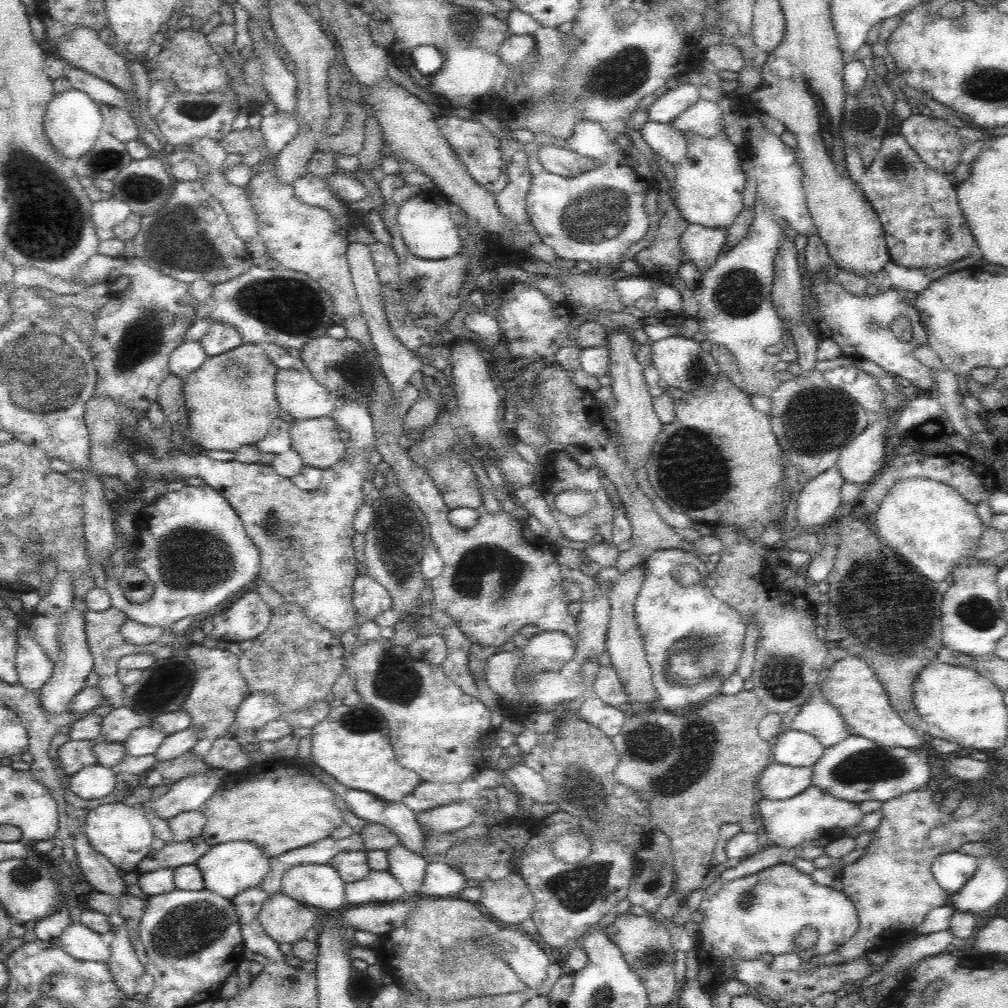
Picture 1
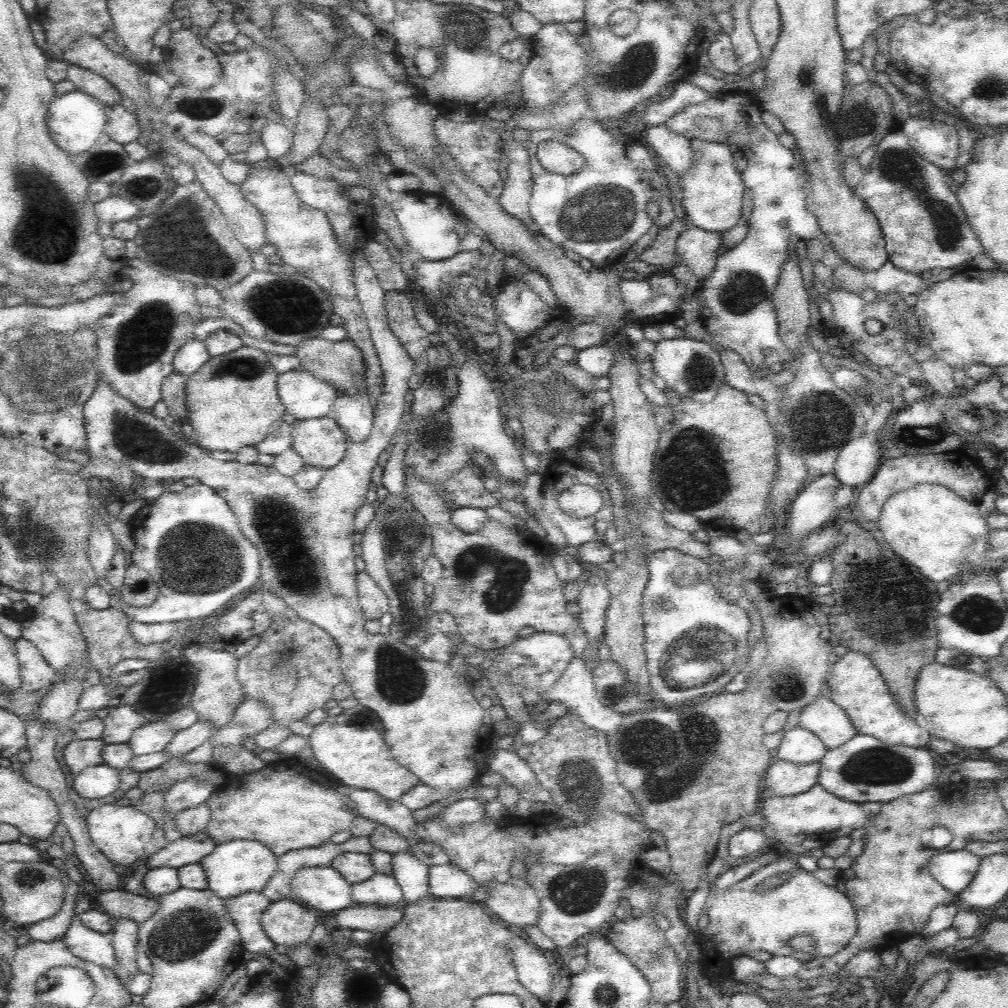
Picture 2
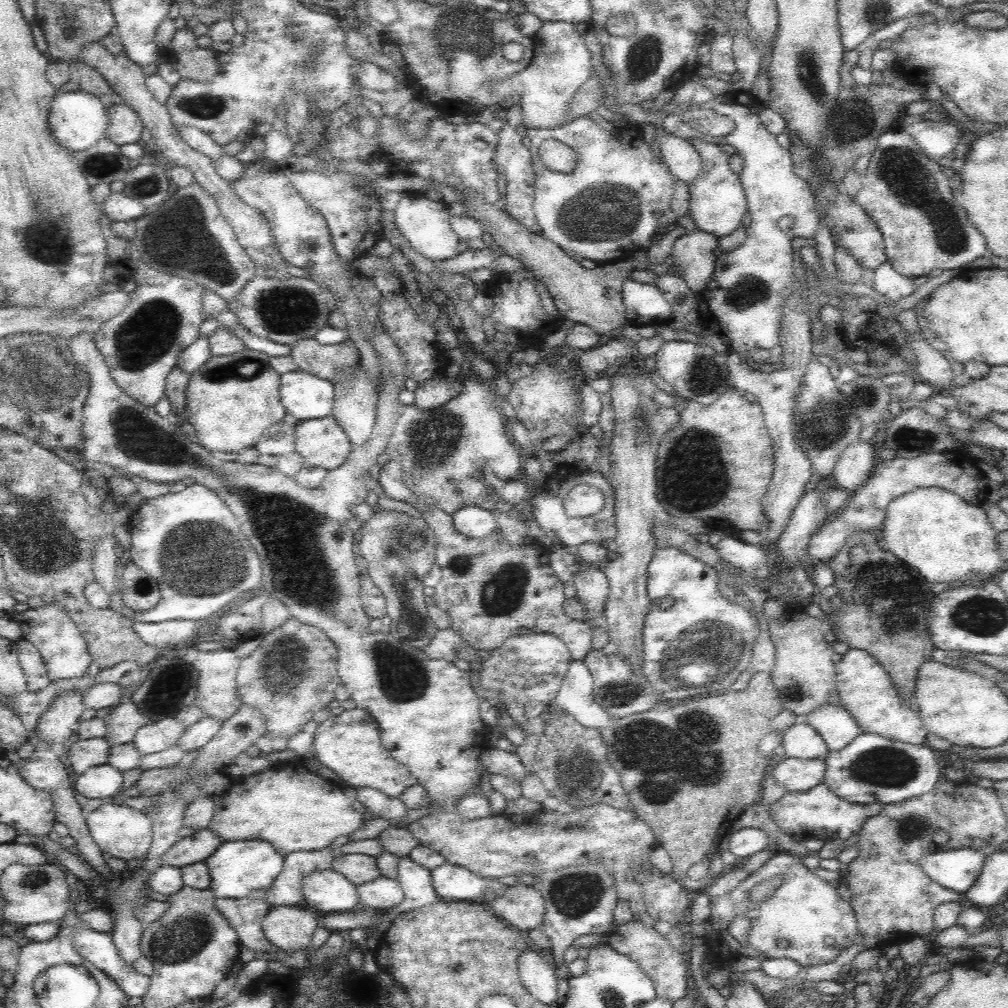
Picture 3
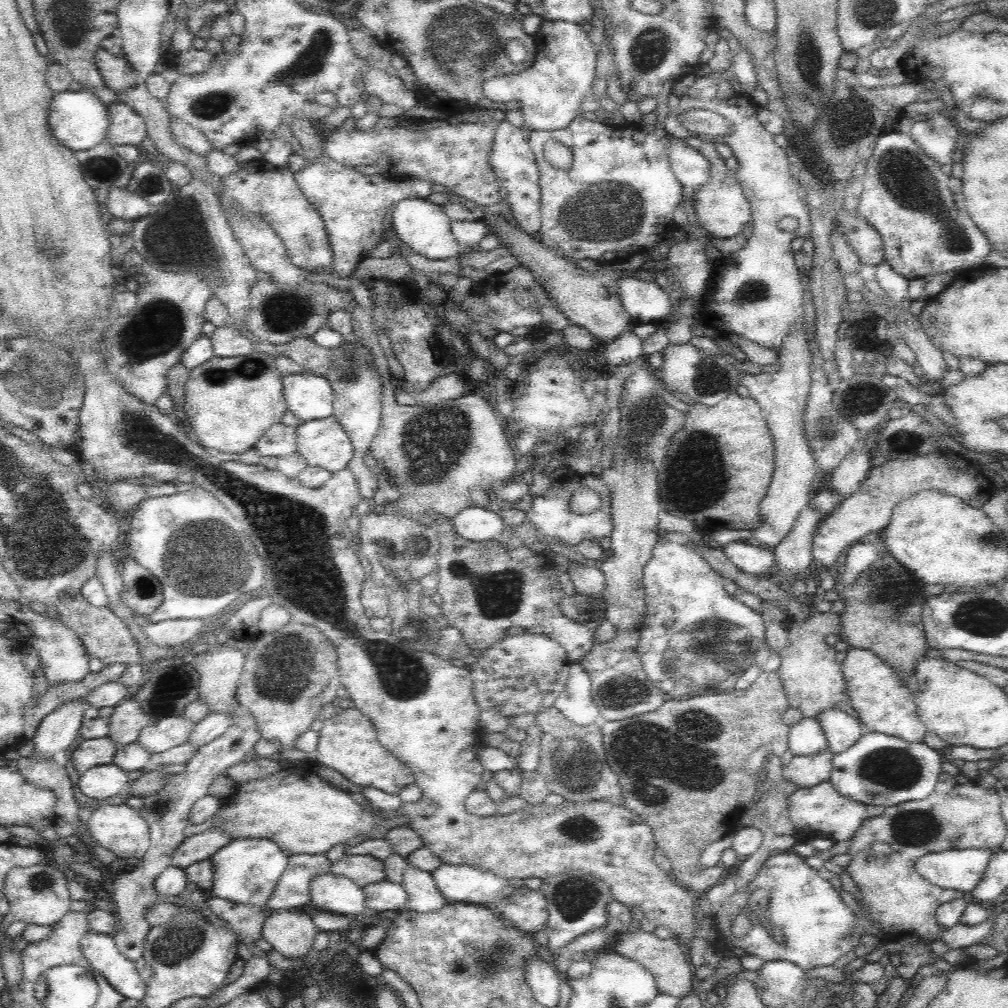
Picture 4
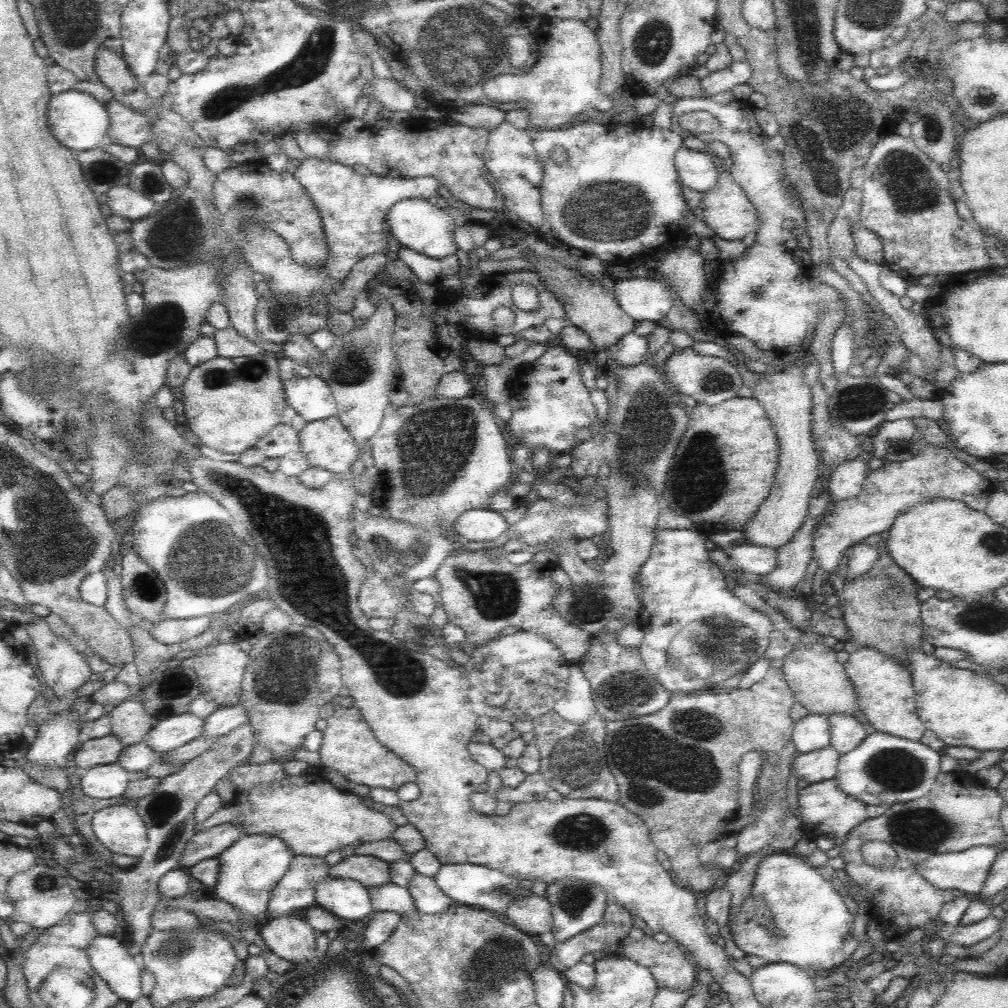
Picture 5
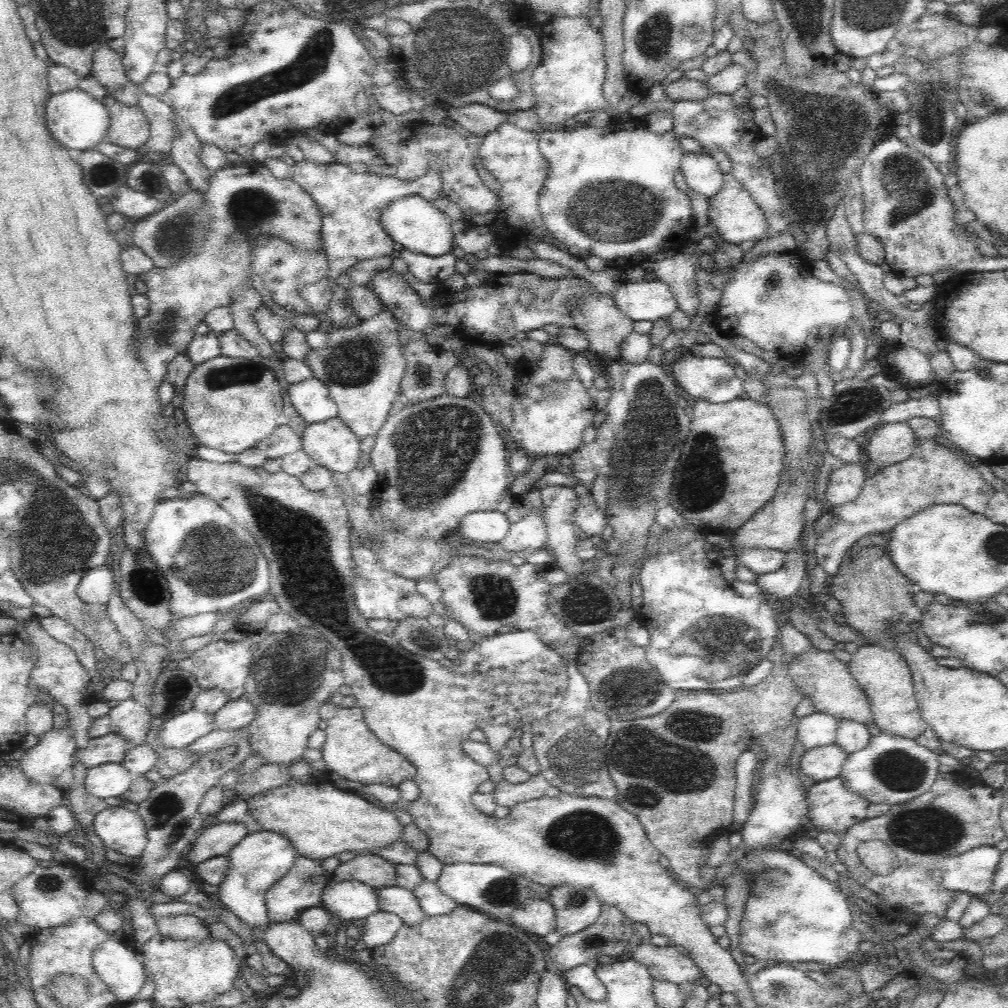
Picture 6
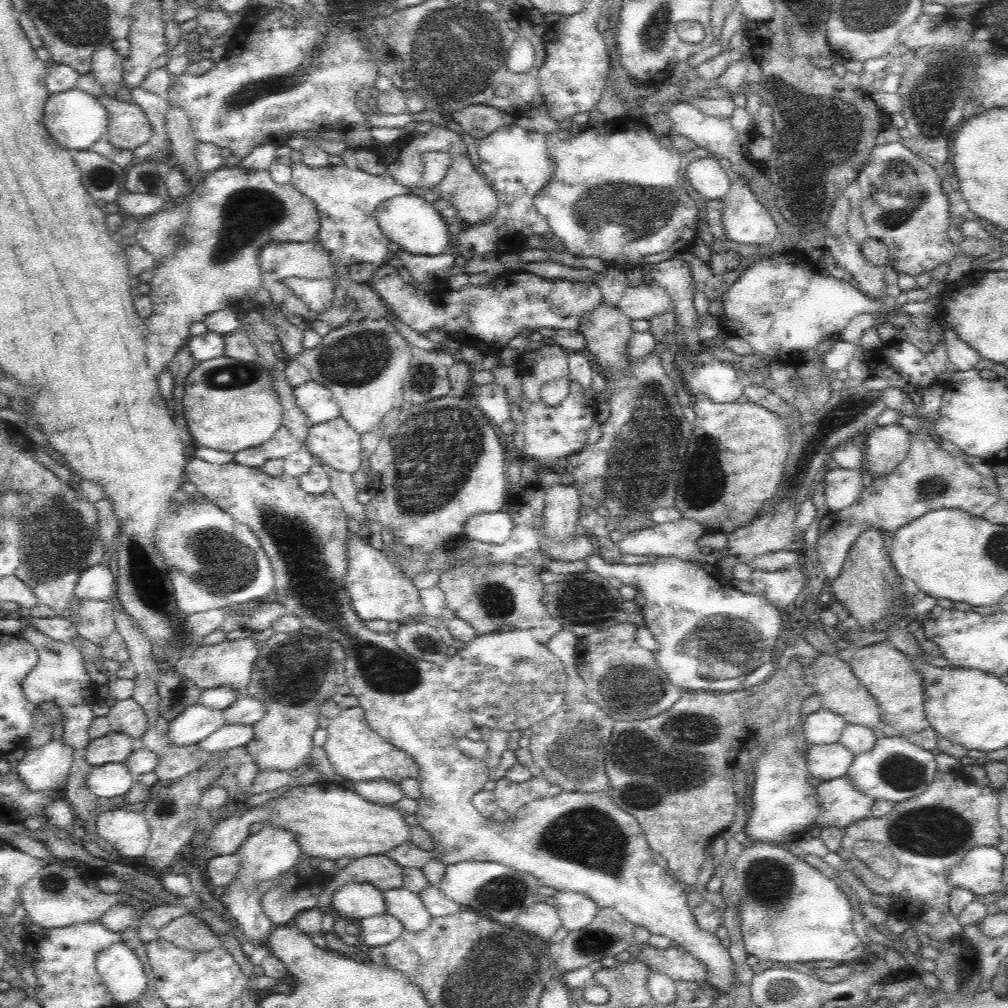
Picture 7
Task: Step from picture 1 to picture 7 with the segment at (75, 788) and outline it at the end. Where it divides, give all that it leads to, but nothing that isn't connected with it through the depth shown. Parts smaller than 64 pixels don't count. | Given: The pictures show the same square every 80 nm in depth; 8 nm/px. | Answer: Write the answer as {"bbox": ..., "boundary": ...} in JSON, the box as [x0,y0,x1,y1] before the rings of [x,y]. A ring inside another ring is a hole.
{"bbox":[86,762,134,800],"boundary":[[[109,762],[92,768],[87,776],[86,784],[97,798],[114,800],[121,799],[123,794],[130,790],[134,781],[126,764]]]}

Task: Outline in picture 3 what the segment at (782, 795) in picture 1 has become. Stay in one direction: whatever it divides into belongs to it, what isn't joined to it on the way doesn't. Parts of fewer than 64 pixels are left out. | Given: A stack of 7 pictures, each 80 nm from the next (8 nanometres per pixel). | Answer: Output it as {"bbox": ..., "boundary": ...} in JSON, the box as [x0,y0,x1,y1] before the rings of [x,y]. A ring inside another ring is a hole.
{"bbox":[771,757,826,792],"boundary":[[[786,757],[777,760],[771,769],[776,783],[788,792],[804,792],[822,782],[826,770],[824,758],[800,759]]]}

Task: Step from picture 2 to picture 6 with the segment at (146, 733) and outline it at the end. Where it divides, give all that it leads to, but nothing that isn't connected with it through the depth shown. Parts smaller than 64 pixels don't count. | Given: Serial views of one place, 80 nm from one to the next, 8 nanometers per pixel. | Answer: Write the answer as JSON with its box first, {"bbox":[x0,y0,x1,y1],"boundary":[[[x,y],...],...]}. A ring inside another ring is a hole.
{"bbox":[158,709,214,749],"boundary":[[[196,709],[187,710],[170,720],[162,721],[158,743],[166,748],[186,749],[200,736],[214,730],[212,715]]]}

